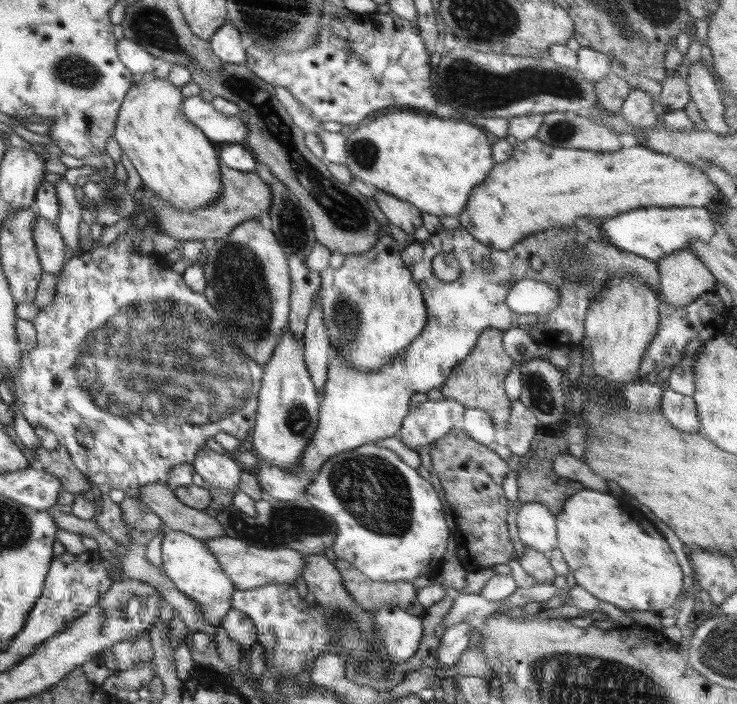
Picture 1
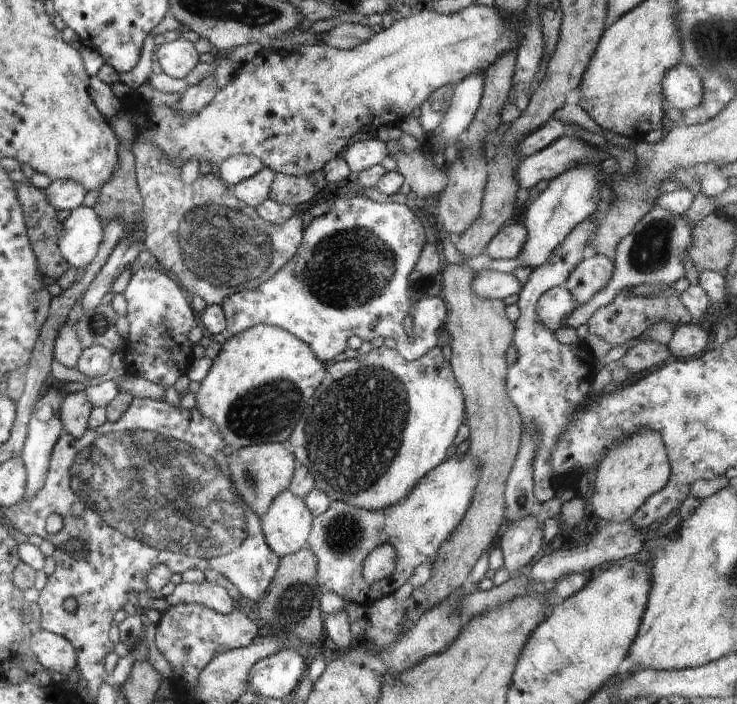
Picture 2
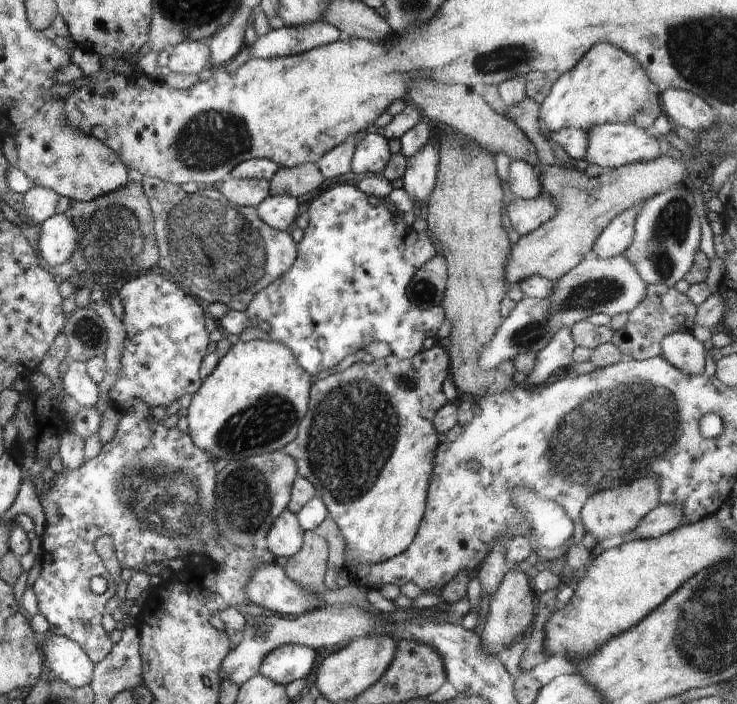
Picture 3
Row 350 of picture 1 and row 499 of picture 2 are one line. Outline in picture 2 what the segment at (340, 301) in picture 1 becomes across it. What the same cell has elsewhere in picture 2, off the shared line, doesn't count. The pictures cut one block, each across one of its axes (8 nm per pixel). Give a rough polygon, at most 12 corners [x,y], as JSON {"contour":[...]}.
{"contour":[[437,345],[326,365],[289,436],[315,488],[371,511],[452,453]]}

